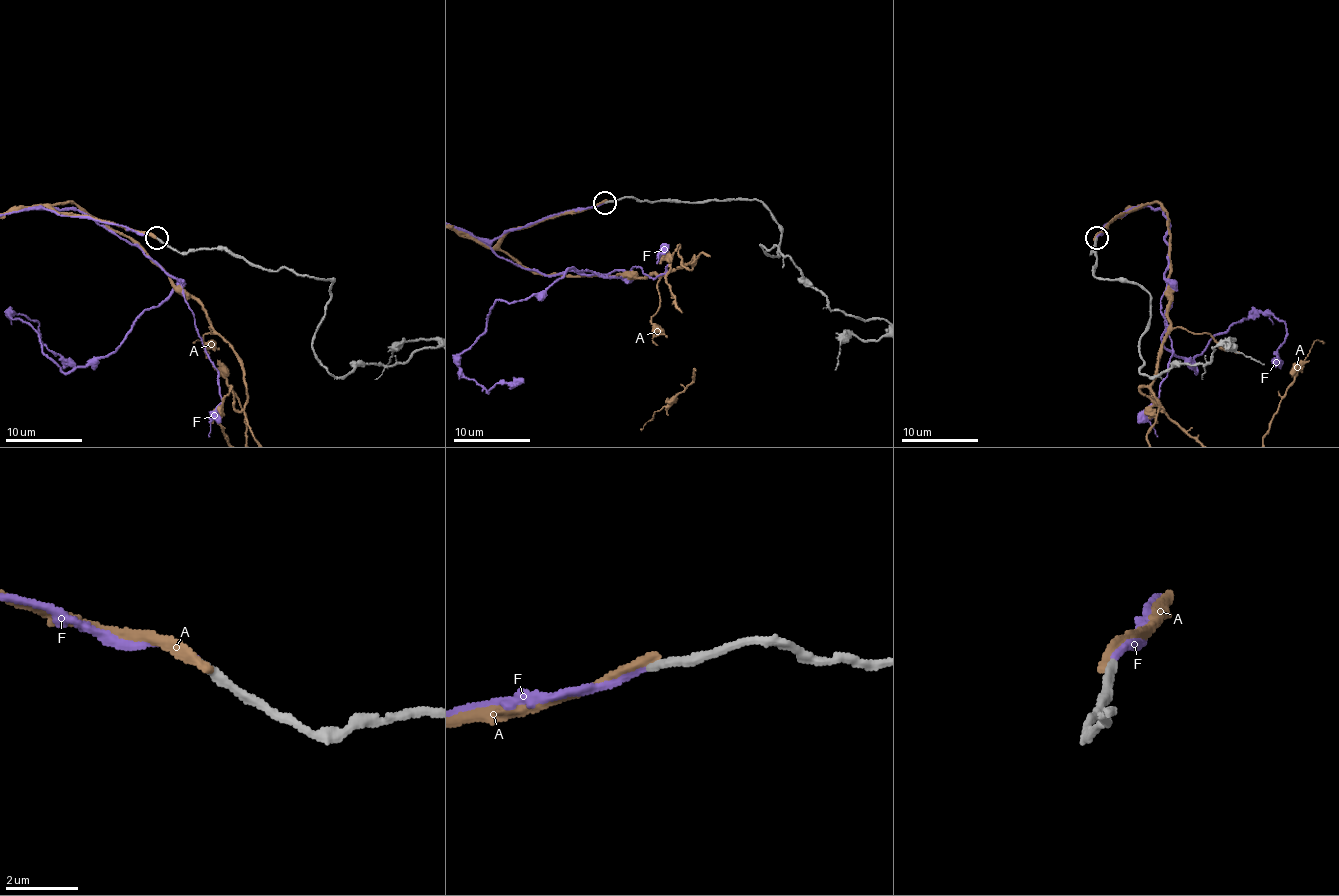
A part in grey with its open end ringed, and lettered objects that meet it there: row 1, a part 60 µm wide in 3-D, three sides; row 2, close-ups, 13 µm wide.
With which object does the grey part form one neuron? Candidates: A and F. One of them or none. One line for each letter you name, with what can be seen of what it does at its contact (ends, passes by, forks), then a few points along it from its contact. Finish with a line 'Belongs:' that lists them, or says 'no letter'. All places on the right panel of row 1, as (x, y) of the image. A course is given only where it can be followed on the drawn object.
F: it ends
Belongs: F

